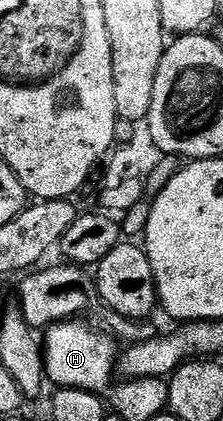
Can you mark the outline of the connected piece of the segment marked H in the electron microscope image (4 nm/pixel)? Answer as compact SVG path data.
M85 320L52 323L43 334L43 367L45 378L53 381L57 388L66 390L87 390L102 392L115 378L115 363L119 357L118 347L113 347L114 339L108 333L100 334L92 330Z

